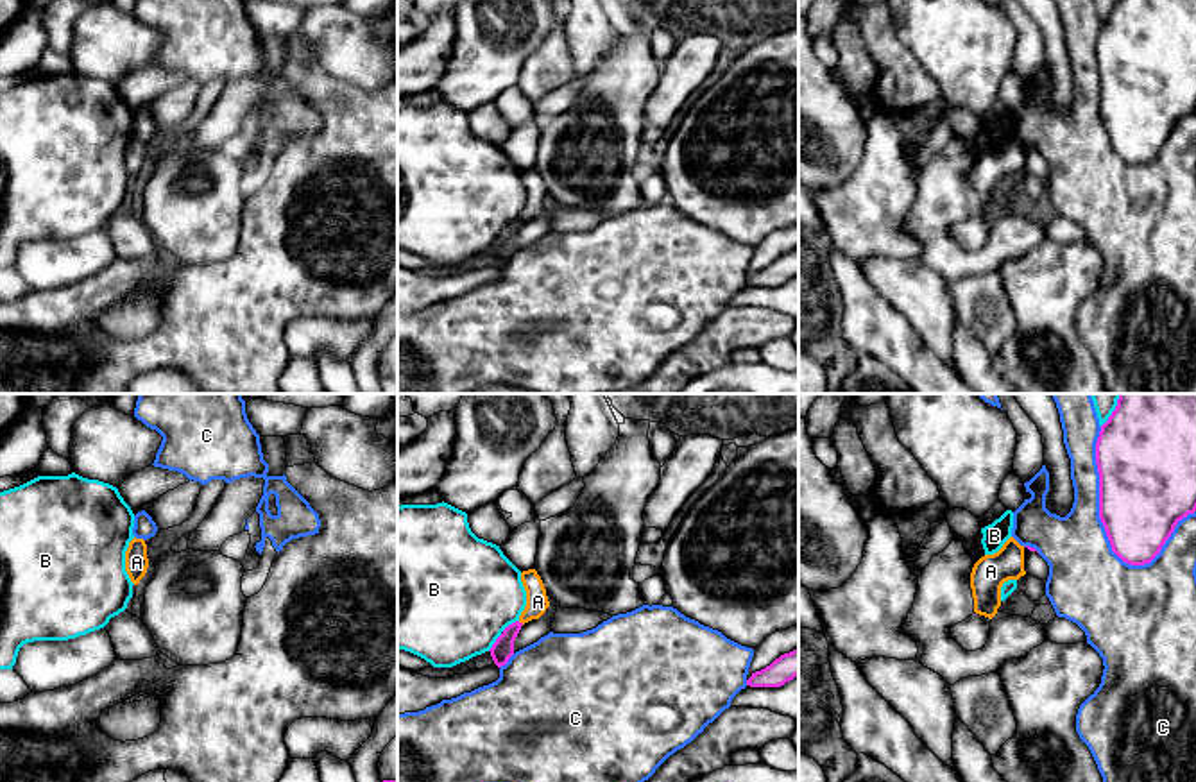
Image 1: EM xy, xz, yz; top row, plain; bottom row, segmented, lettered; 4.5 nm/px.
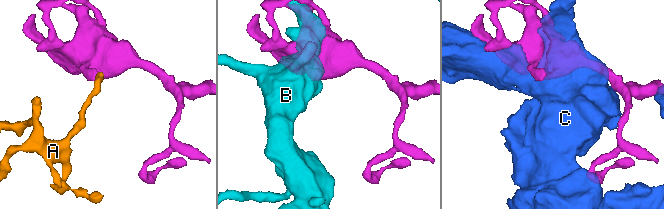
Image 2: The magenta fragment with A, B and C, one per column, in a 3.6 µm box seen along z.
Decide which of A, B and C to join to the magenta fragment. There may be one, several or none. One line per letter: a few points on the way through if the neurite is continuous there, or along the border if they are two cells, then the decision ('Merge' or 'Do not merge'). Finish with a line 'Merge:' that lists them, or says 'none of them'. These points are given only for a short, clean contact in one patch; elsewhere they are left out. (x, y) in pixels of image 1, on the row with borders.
A: Boundary: xz (518, 621), (523, 623). Do not merge
B: Do not merge
C: Do not merge
Merge: none of them

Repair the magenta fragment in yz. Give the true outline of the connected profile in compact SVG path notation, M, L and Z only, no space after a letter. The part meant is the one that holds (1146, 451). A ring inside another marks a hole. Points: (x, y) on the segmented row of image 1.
M1119 394L1117 406L1101 426L1096 442L1096 463L1099 472L1099 519L1105 526L1112 551L1130 565L1149 564L1175 531L1175 526L1196 512L1196 394Z

